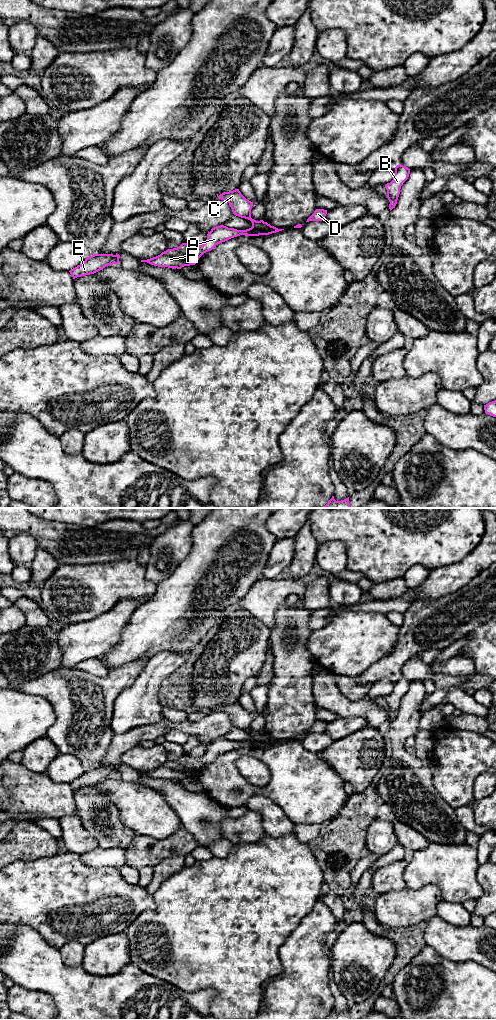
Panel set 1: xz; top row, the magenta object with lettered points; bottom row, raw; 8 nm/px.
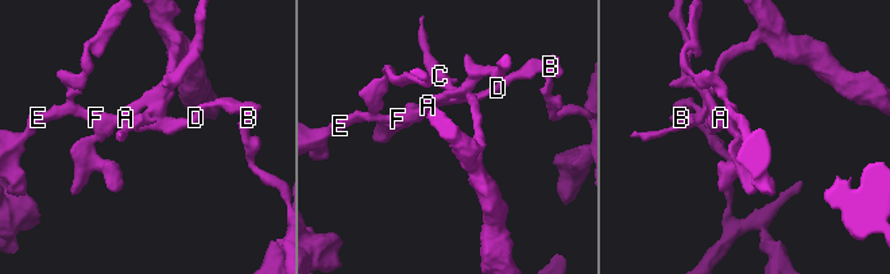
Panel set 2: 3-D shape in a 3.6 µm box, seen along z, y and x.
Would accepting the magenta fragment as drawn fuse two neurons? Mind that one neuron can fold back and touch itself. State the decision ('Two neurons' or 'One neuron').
Two neurons

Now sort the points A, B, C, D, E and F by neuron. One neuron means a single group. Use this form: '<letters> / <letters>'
A D E F / B C

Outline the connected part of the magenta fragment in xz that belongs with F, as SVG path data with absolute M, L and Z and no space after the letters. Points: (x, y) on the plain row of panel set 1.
M259 733L252 734L252 739L246 742L237 742L234 740L228 740L224 737L220 737L212 740L211 743L208 744L207 752L202 757L182 755L177 760L168 761L156 769L147 772L141 772L141 774L147 774L158 779L181 781L184 778L195 777L204 765L211 763L216 757L231 750L240 747L269 747L282 742L284 741L278 741L274 738L271 738L267 734Z

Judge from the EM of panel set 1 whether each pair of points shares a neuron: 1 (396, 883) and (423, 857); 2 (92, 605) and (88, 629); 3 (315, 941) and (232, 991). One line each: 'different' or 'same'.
1: different
2: different
3: different

